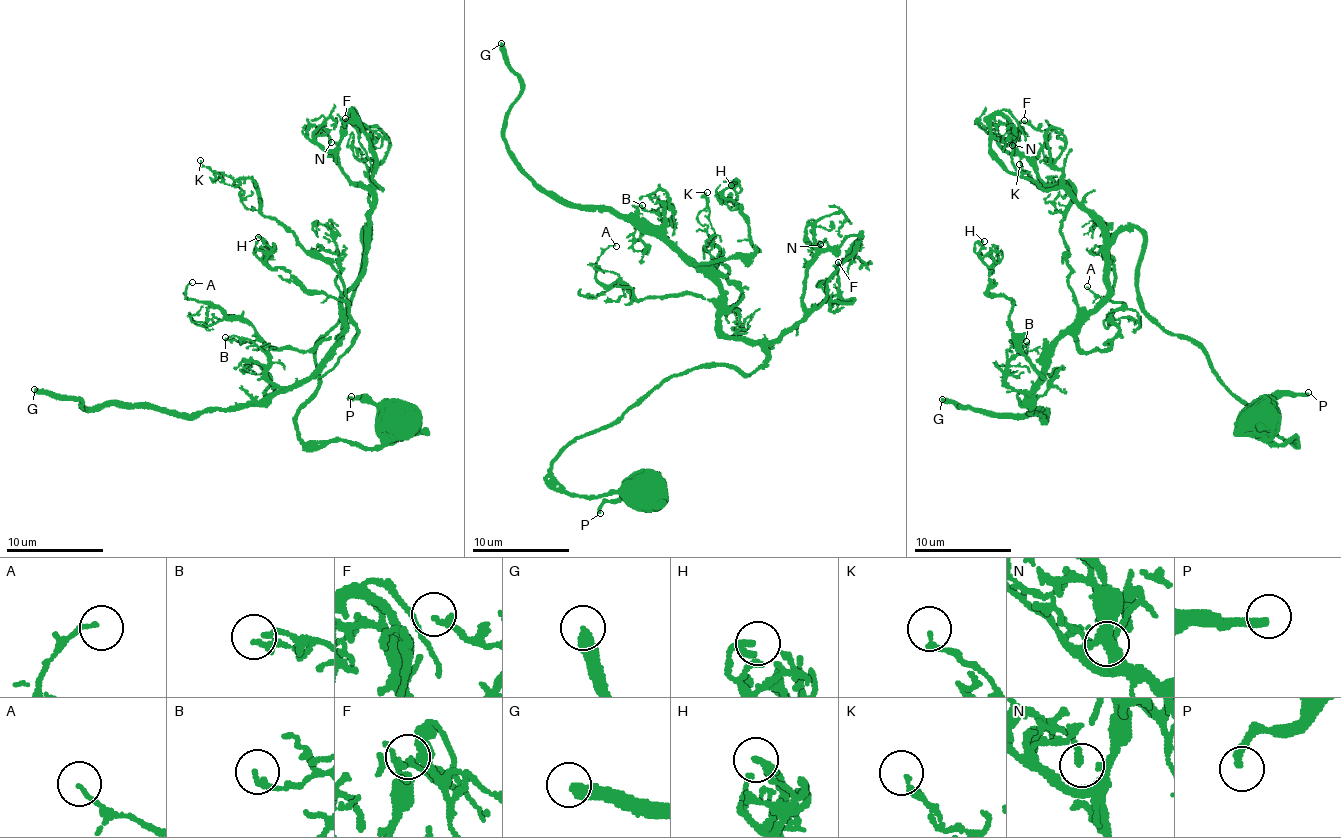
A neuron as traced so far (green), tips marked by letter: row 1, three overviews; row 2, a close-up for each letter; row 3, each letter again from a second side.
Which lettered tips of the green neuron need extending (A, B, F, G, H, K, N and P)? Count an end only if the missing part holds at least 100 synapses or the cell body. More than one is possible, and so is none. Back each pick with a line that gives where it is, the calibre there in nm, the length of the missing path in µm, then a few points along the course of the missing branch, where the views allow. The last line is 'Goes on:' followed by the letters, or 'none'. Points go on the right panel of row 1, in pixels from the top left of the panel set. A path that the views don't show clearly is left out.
G: place (942, 399); calibre 280 nm; missing 300 µm
Goes on: G

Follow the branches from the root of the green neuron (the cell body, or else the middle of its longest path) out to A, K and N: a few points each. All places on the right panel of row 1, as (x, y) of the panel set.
A: (1266, 418), (1271, 440), (1297, 436), (1143, 307), (1136, 229), (1076, 339), (1106, 350), (1124, 305), (1087, 286)
K: (1266, 418), (1271, 440), (1297, 436), (1143, 307), (1136, 229), (1080, 307), (1073, 190), (1019, 164)
N: (1266, 418), (1271, 440), (1297, 436), (1149, 315), (1143, 234), (1110, 239), (1008, 155), (1023, 131), (1012, 145)

